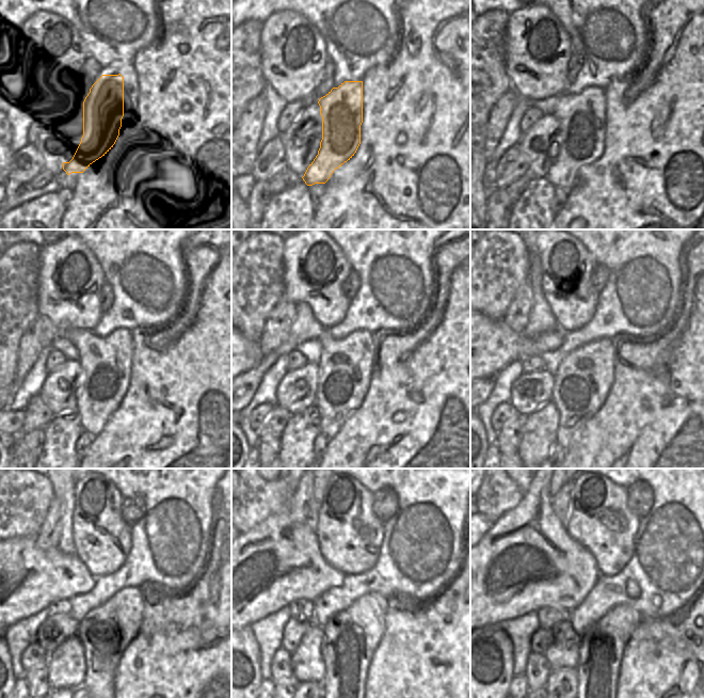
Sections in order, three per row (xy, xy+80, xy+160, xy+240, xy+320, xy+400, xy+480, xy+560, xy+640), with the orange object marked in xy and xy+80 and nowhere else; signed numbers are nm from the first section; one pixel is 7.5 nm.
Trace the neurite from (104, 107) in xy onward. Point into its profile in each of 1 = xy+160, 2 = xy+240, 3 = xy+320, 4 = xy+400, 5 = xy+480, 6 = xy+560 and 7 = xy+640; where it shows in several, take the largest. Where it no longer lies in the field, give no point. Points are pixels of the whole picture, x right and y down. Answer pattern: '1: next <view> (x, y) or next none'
1: next xy+160 (581, 116)
2: next xy+240 (106, 362)
3: next xy+320 (345, 369)
4: next xy+400 (585, 378)
5: next xy+480 (106, 632)
6: next xy+560 (350, 638)
7: next xy+640 (600, 647)

